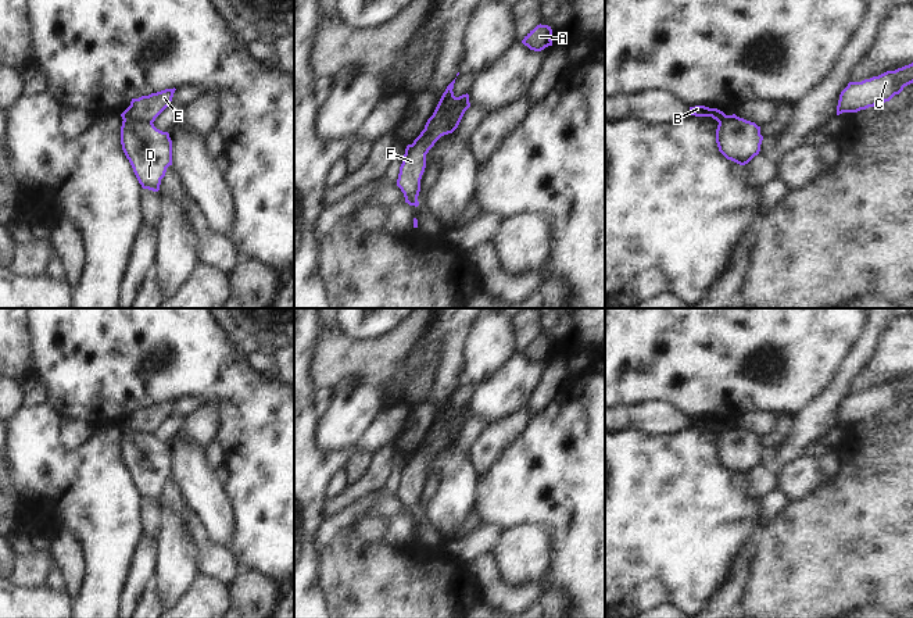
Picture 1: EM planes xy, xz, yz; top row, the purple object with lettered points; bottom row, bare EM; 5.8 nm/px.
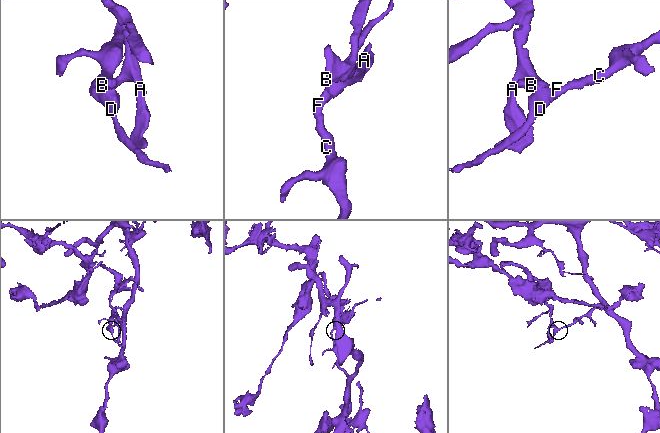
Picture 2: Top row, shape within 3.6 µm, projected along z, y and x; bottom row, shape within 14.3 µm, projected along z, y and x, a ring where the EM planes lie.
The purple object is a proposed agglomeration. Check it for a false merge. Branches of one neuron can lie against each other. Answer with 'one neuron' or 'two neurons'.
two neurons

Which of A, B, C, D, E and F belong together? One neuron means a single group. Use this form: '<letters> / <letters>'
A B E / C D F

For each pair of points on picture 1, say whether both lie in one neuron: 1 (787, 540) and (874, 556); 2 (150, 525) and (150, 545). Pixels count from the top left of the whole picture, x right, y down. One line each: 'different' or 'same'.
1: same
2: different

